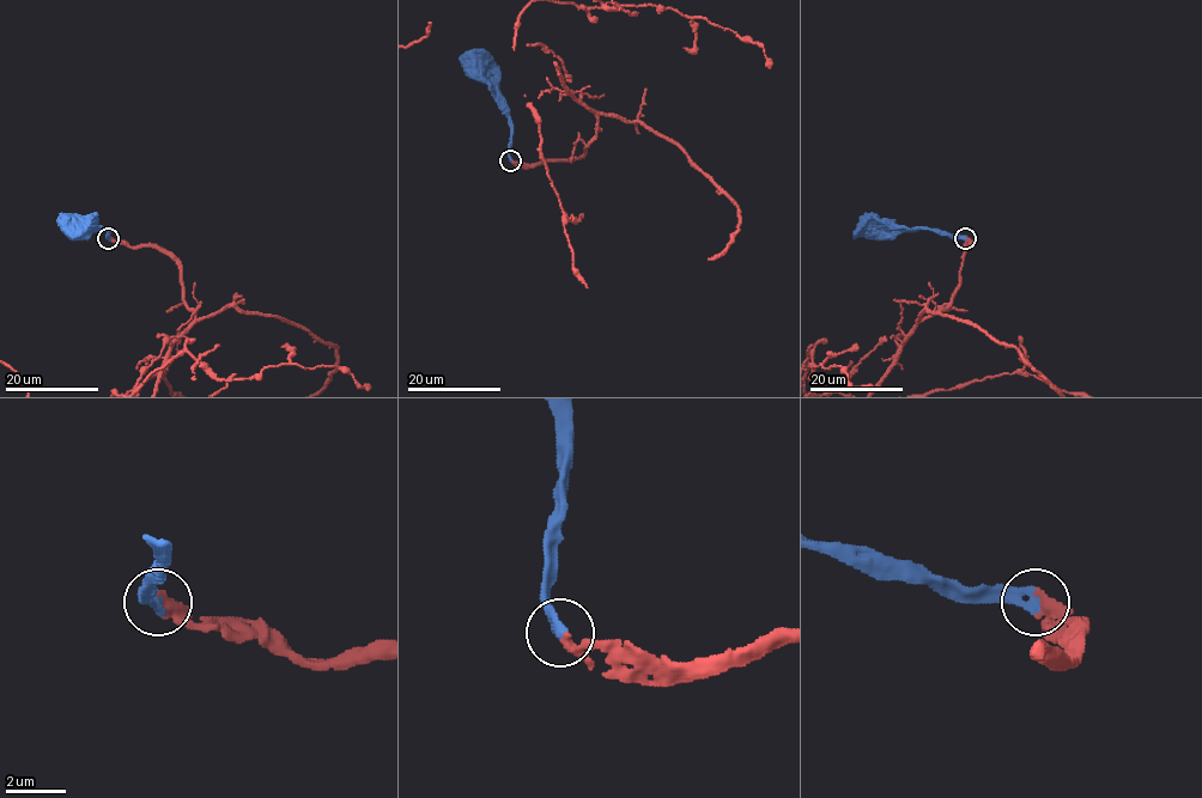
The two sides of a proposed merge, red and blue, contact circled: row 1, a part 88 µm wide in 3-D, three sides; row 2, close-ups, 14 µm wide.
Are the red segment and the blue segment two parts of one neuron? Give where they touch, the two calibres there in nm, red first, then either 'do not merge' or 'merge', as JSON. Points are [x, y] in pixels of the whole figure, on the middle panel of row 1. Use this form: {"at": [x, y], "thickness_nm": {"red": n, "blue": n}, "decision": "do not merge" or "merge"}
{"at": [510, 160], "thickness_nm": {"red": 360, "blue": 400}, "decision": "merge"}

